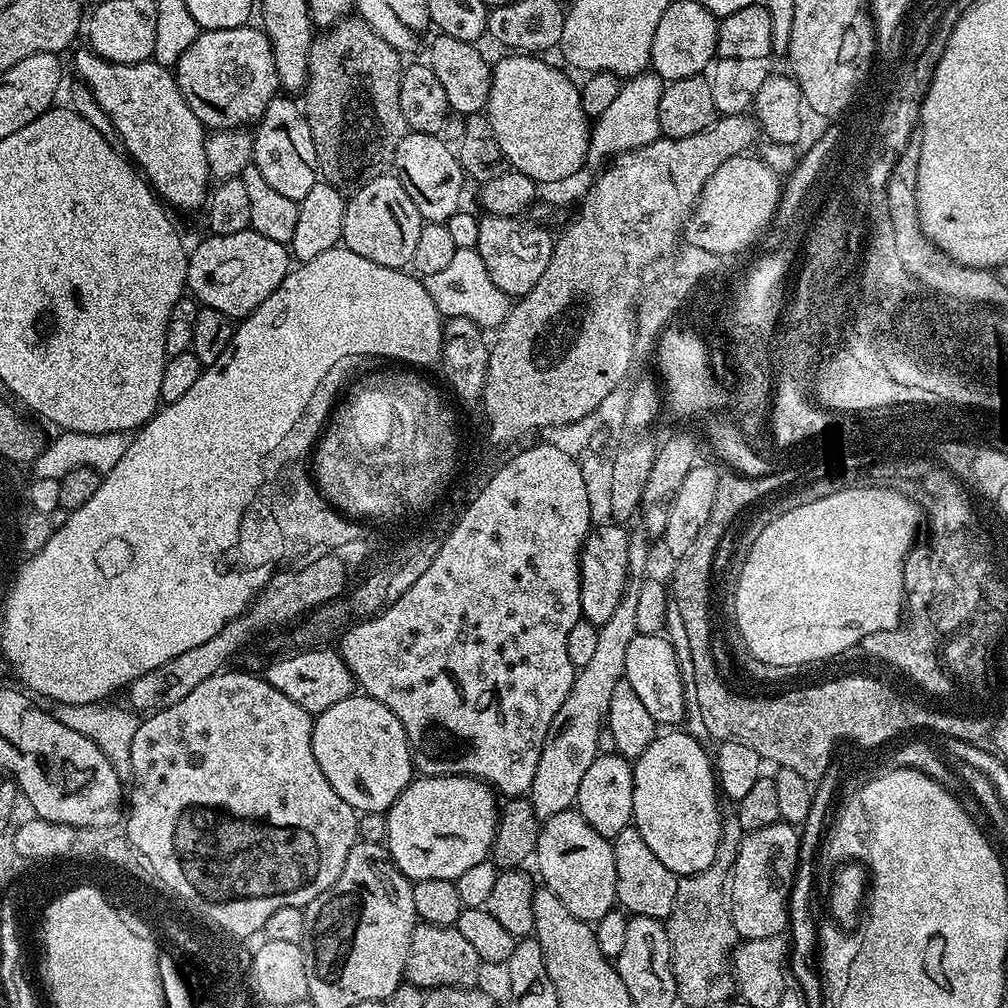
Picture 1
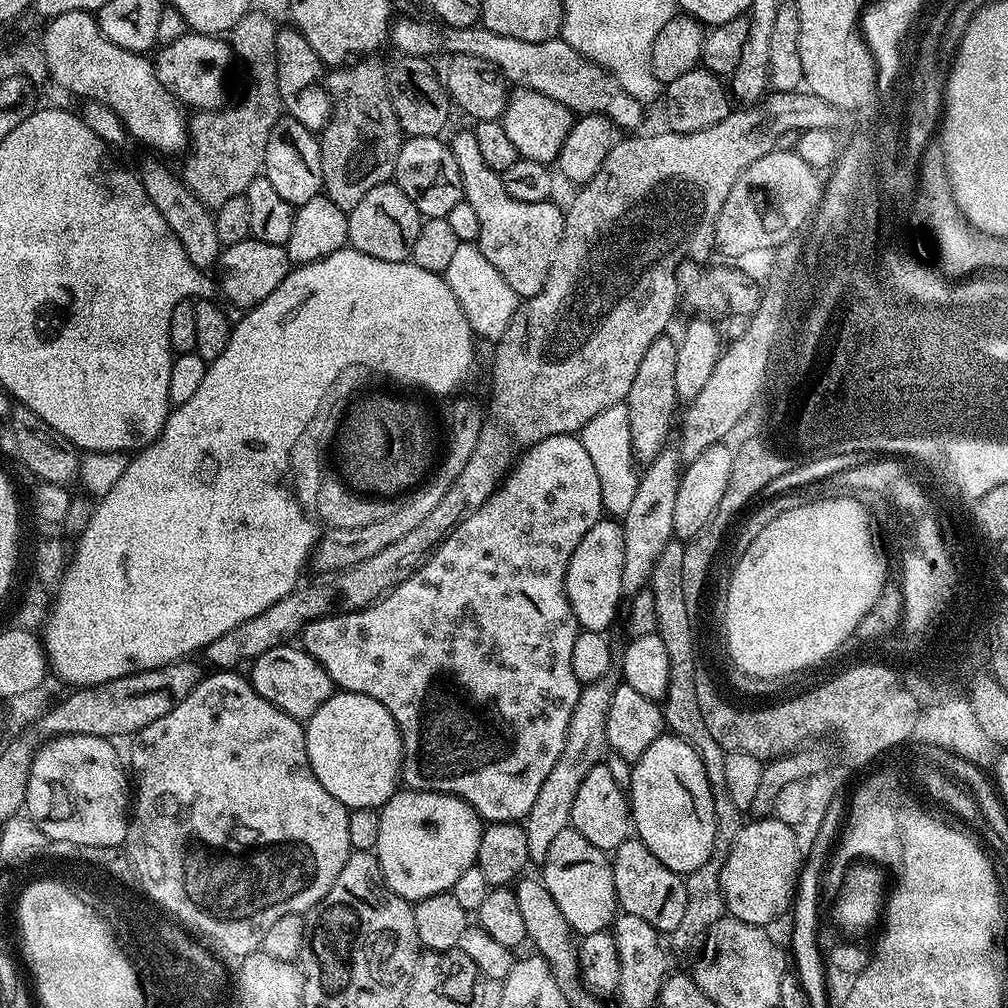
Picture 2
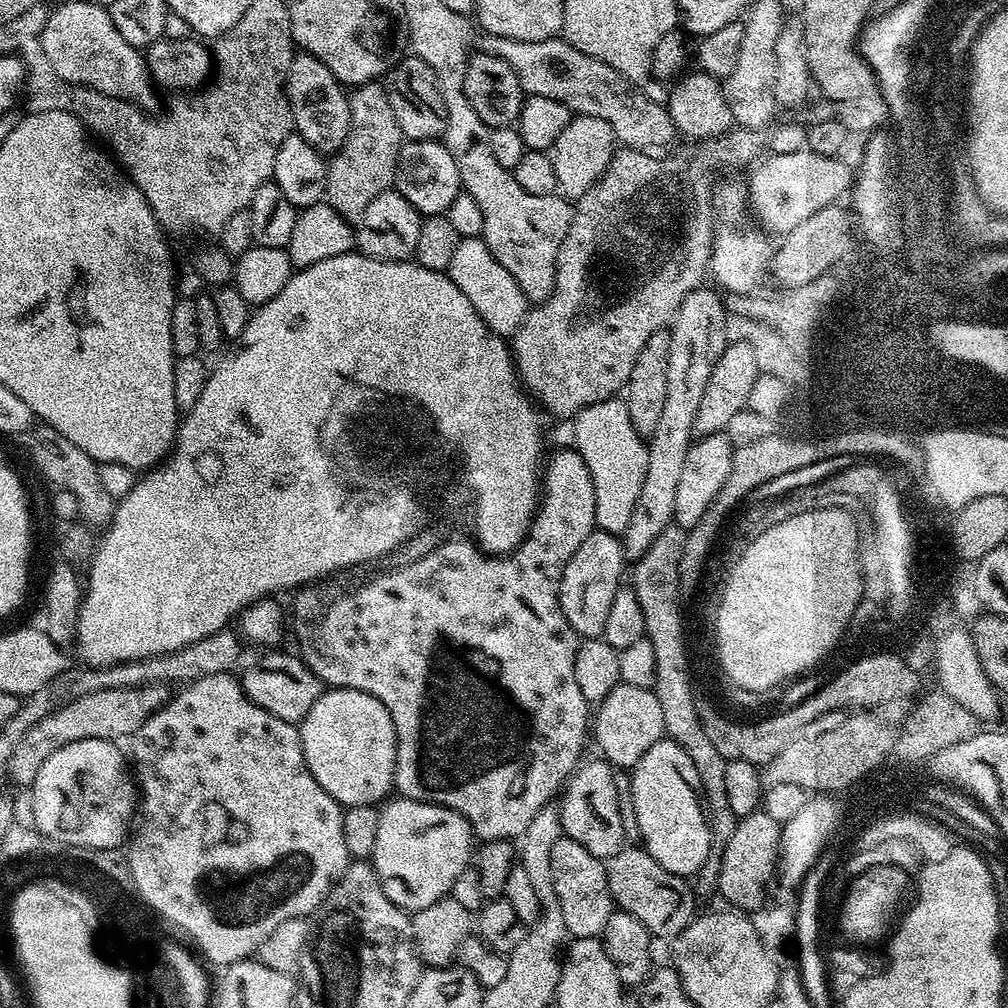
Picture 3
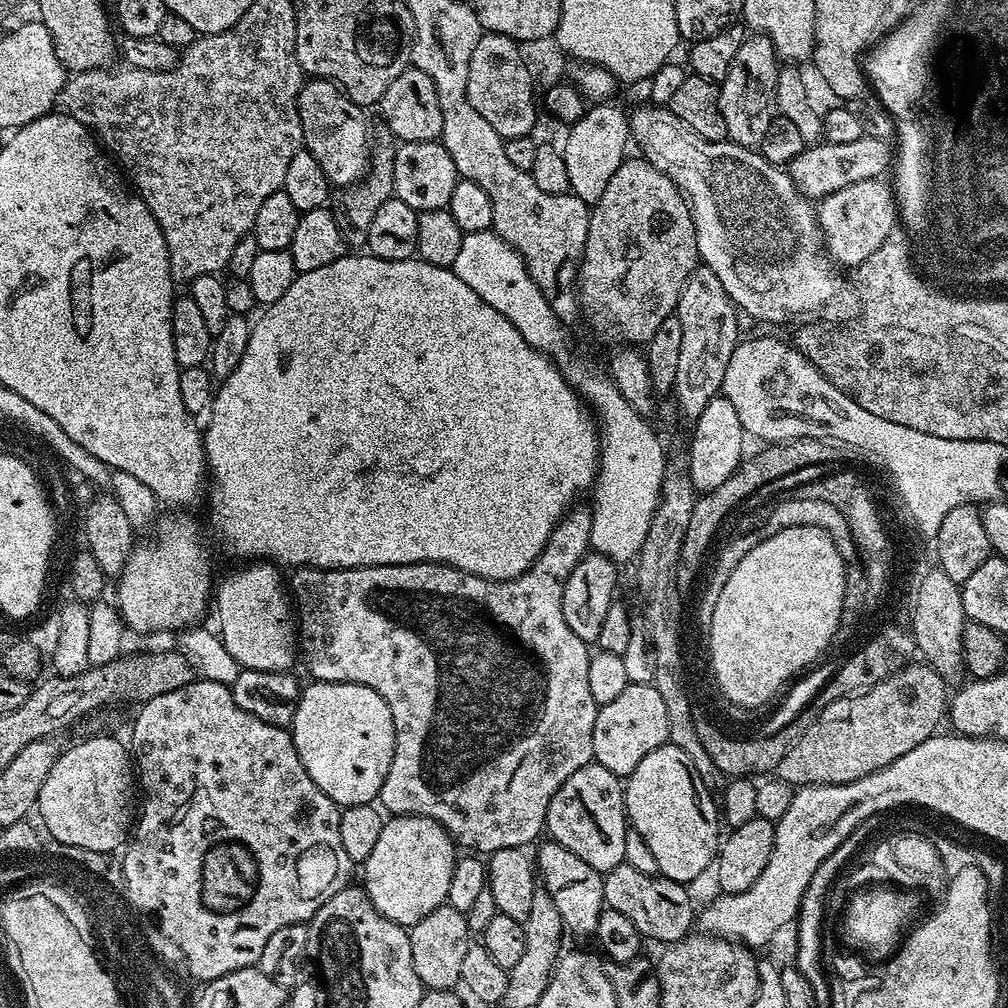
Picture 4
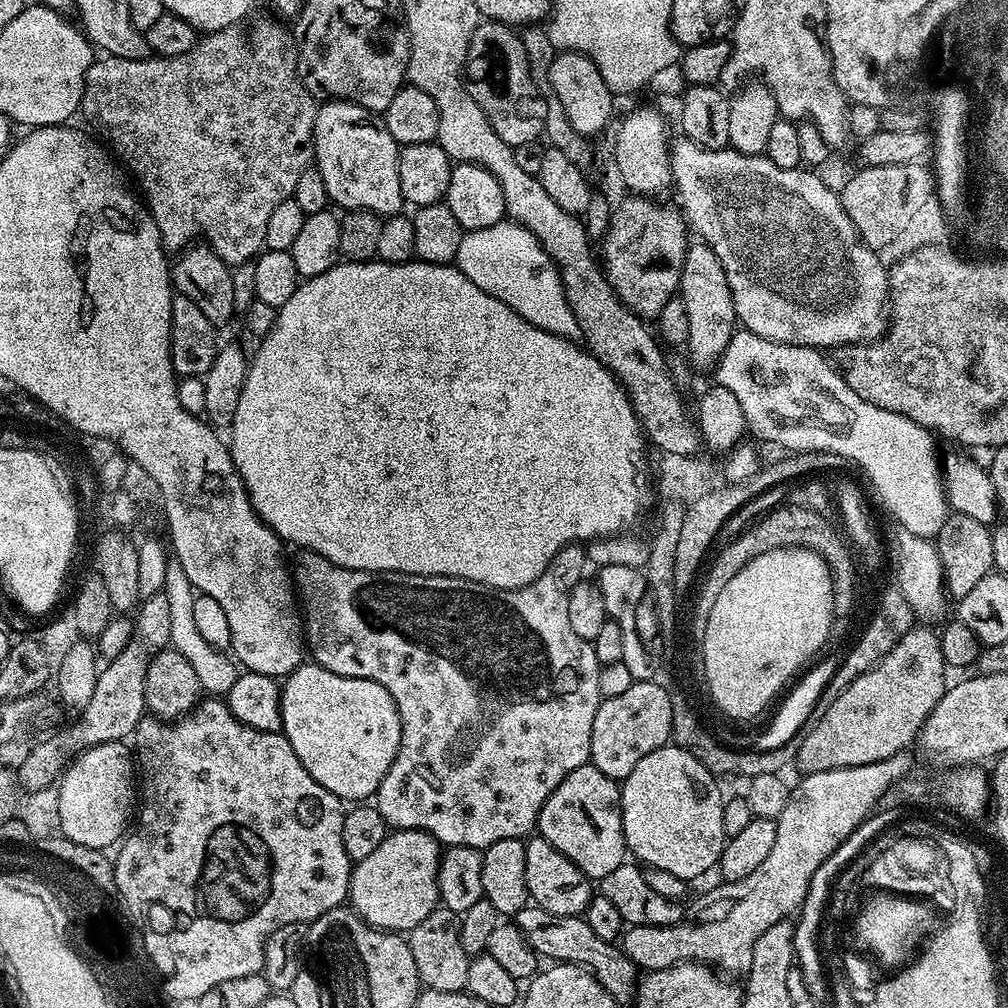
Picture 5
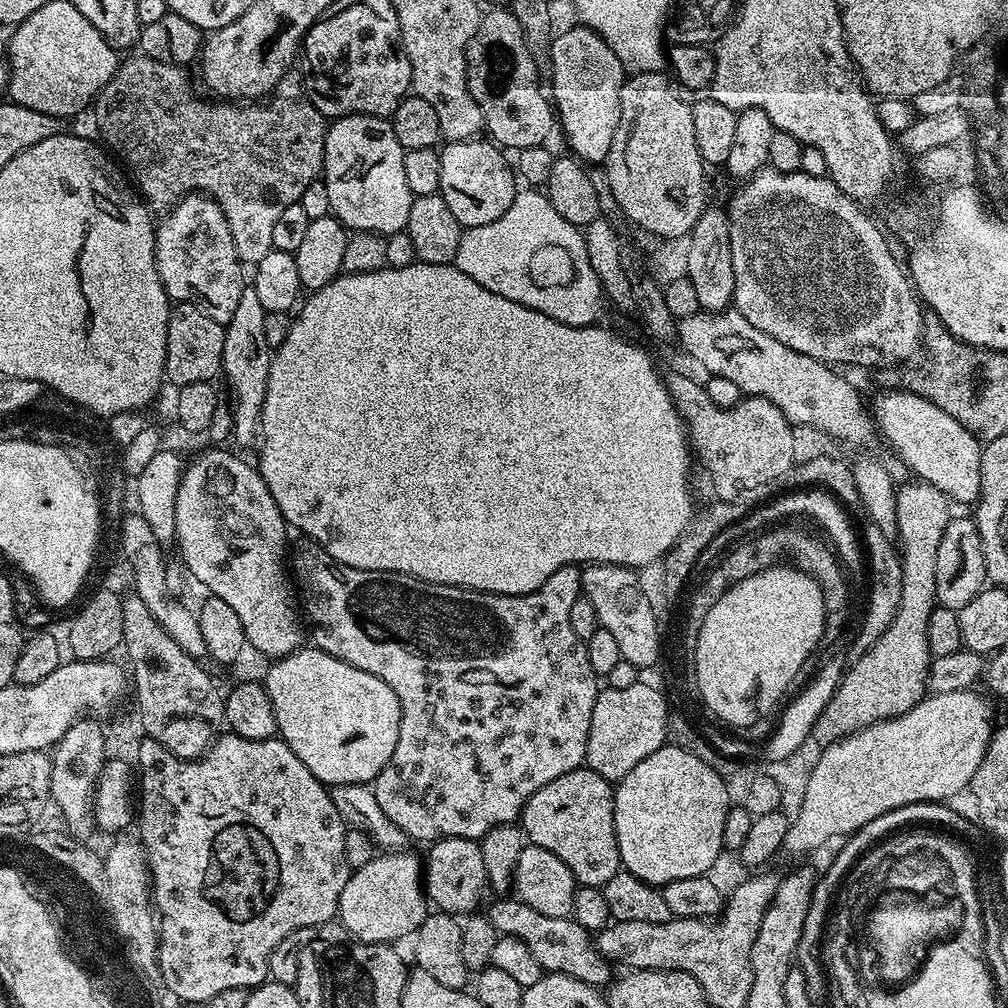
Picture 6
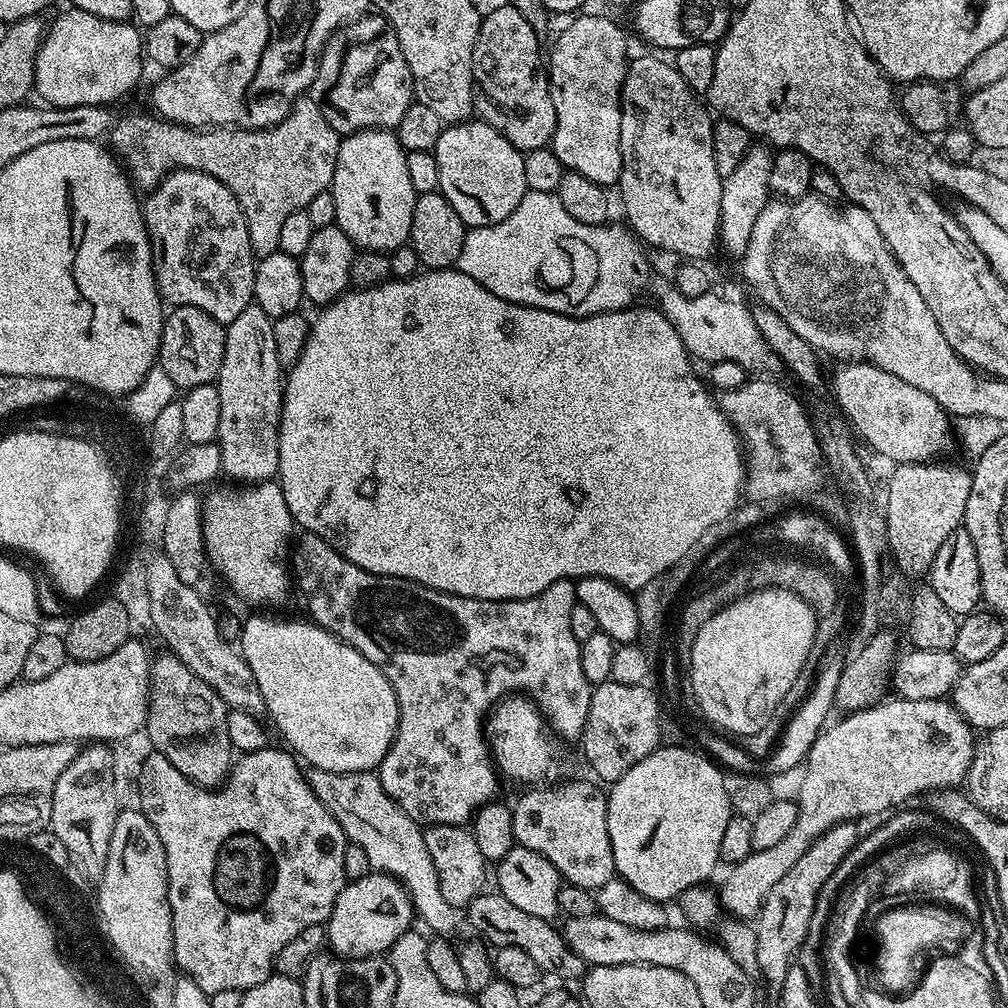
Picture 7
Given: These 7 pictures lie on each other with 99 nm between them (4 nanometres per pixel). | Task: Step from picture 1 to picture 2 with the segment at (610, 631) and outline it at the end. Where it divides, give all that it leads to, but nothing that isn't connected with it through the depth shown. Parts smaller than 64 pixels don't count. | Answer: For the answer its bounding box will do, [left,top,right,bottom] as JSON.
[522,450,681,862]

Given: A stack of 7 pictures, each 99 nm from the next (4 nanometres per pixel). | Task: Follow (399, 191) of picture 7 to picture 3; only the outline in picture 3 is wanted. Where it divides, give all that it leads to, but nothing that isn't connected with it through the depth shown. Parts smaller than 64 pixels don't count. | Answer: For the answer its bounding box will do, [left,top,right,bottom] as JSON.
[284,52,350,154]

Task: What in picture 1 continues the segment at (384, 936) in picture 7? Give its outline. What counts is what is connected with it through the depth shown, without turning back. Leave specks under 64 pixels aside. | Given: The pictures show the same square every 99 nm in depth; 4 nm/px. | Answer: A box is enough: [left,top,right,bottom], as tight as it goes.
[386,776,498,882]

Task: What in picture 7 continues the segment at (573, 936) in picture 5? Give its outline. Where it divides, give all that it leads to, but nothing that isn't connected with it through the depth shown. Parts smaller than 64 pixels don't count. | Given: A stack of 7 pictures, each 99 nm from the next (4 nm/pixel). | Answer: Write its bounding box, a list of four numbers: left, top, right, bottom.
[466,890,586,981]

